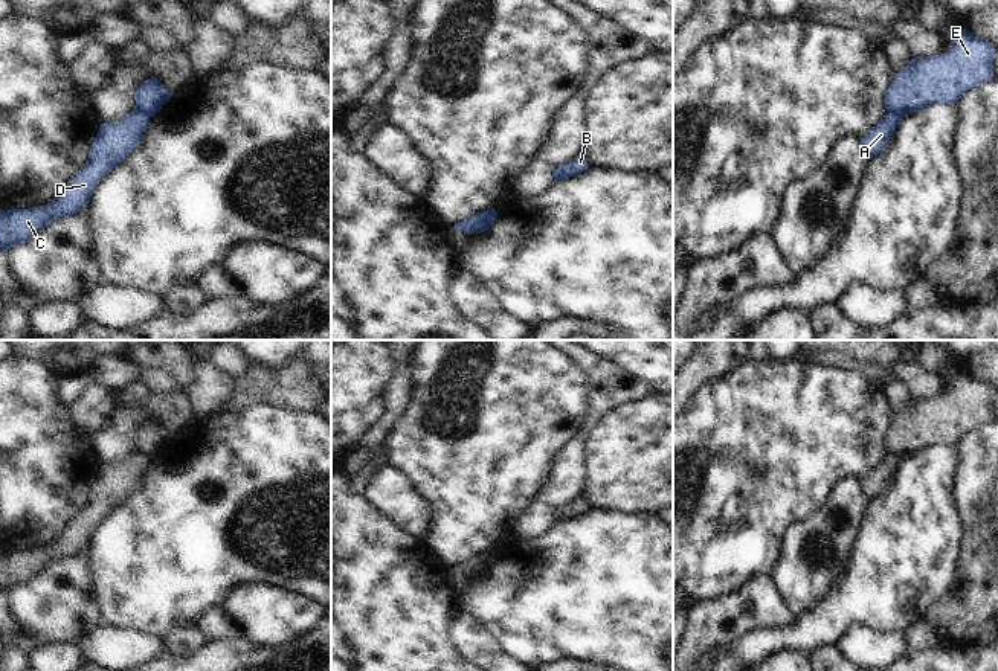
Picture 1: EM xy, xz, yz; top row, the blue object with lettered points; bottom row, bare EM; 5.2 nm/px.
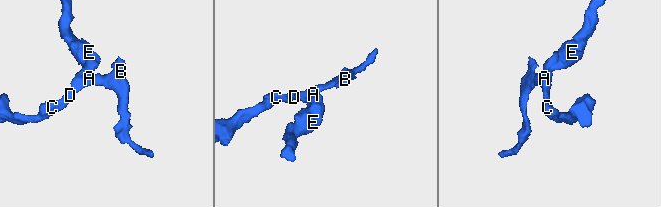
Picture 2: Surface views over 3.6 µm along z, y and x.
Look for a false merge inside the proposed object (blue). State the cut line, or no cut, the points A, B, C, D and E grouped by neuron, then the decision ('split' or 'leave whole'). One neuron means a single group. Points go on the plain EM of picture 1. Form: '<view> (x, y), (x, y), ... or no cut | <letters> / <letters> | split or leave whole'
xz (489, 552), (489, 558), (475, 572) | A B C D / E | split

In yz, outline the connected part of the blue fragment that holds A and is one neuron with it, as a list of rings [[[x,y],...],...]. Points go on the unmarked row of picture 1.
[[[887,454],[884,461],[873,468],[867,477],[861,479],[861,490],[868,500],[873,500],[888,486],[902,458],[899,454]]]

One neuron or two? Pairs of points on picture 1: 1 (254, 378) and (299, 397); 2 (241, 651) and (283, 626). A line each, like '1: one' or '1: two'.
1: one
2: two

